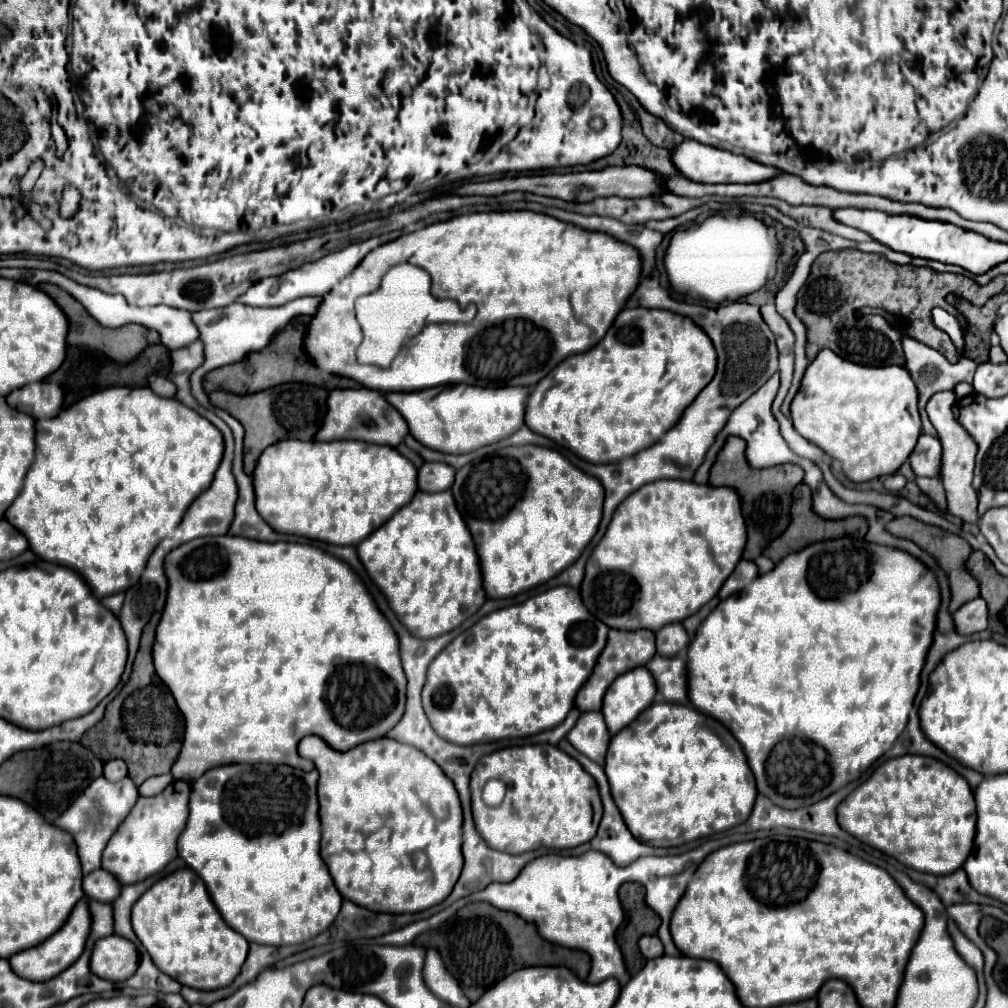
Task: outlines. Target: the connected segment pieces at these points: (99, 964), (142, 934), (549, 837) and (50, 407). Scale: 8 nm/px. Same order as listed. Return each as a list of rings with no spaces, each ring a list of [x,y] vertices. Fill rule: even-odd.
[[[106,936],[96,940],[92,948],[90,968],[92,974],[110,982],[124,982],[128,980],[138,966],[136,946],[122,938],[122,936]]]
[[[190,868],[160,878],[144,892],[132,906],[132,928],[160,972],[198,990],[218,990],[232,984],[248,954],[248,942],[222,920],[204,882]]]
[[[550,744],[512,746],[480,758],[470,778],[470,792],[478,834],[488,846],[506,854],[522,854],[536,848],[576,848],[596,836],[602,818],[602,802],[594,778],[574,758]],[[492,778],[506,784],[506,796],[500,806],[488,806],[482,800],[482,788]]]
[[[34,382],[6,396],[6,402],[32,418],[54,418],[62,408],[64,394],[58,384]]]

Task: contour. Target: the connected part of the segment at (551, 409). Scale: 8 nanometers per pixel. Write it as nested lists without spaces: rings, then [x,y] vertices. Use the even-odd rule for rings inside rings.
[[[626,308],[626,310],[622,310],[616,316],[616,320],[612,322],[610,330],[606,332],[606,336],[602,338],[600,344],[596,344],[592,350],[588,350],[584,354],[576,354],[576,356],[566,358],[564,362],[560,362],[560,366],[556,366],[556,370],[552,370],[552,374],[542,378],[534,386],[534,390],[530,392],[528,402],[526,402],[524,422],[526,422],[526,426],[532,432],[554,440],[558,446],[568,448],[570,452],[574,452],[576,456],[584,458],[586,462],[596,462],[596,464],[618,462],[622,458],[628,458],[628,456],[636,454],[638,450],[644,450],[648,446],[652,446],[664,432],[668,432],[680,420],[684,408],[692,404],[692,398],[696,398],[700,394],[700,390],[712,380],[714,372],[716,372],[716,352],[714,352],[714,346],[712,346],[710,338],[698,326],[692,324],[692,320],[680,318],[680,314],[674,314],[674,312],[668,312],[668,310],[648,310],[648,308],[634,308],[634,310],[630,310],[630,308]]]

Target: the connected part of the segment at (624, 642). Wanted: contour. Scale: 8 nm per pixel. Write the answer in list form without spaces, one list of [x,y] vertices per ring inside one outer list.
[[[610,630],[608,632],[608,642],[606,648],[602,650],[592,676],[588,678],[588,682],[580,688],[580,694],[576,694],[576,702],[574,706],[584,712],[584,710],[600,710],[602,706],[602,698],[608,690],[608,686],[624,672],[636,668],[636,666],[646,666],[648,660],[656,654],[656,646],[654,646],[654,632],[650,630],[634,630],[634,632],[626,632],[626,630]]]

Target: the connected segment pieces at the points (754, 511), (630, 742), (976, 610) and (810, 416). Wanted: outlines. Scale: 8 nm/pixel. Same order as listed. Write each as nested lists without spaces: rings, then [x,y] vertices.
[[[730,436],[722,450],[716,456],[716,462],[710,468],[710,486],[728,486],[734,488],[740,496],[742,502],[742,516],[746,520],[746,530],[748,530],[748,542],[744,548],[744,560],[756,560],[762,550],[778,538],[788,522],[790,522],[790,506],[792,506],[792,490],[802,482],[804,472],[800,466],[794,464],[782,464],[766,470],[752,470],[744,458],[746,442],[738,436]]]
[[[656,702],[636,722],[612,736],[604,772],[628,830],[638,842],[650,846],[682,846],[684,842],[730,830],[746,822],[756,800],[754,774],[748,768],[746,778],[746,756],[736,738],[714,718],[682,704]]]
[[[974,598],[972,602],[966,602],[952,614],[952,622],[956,626],[958,634],[974,634],[988,628],[988,608],[982,598]]]
[[[820,350],[802,376],[790,418],[802,438],[842,464],[848,480],[868,482],[894,474],[914,450],[922,434],[917,403],[918,391],[906,368],[860,366],[842,360],[832,350]]]

